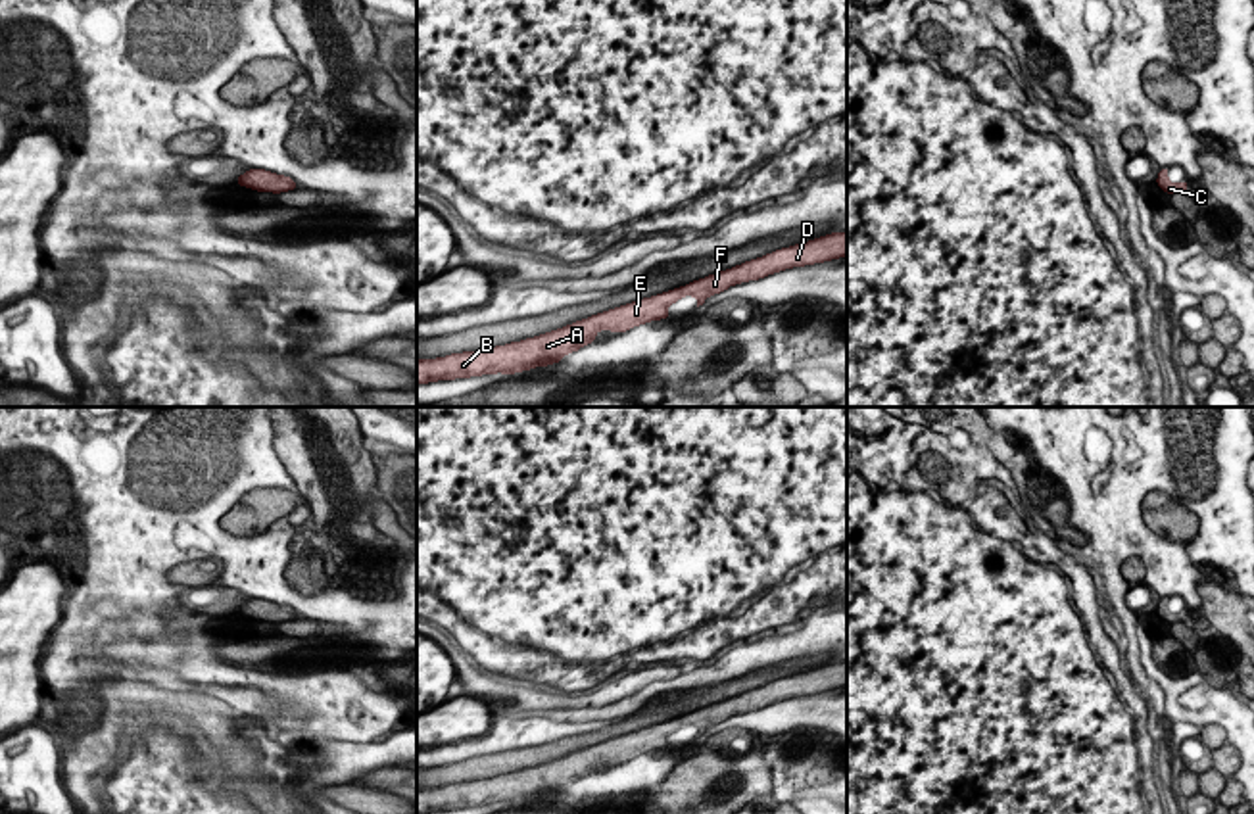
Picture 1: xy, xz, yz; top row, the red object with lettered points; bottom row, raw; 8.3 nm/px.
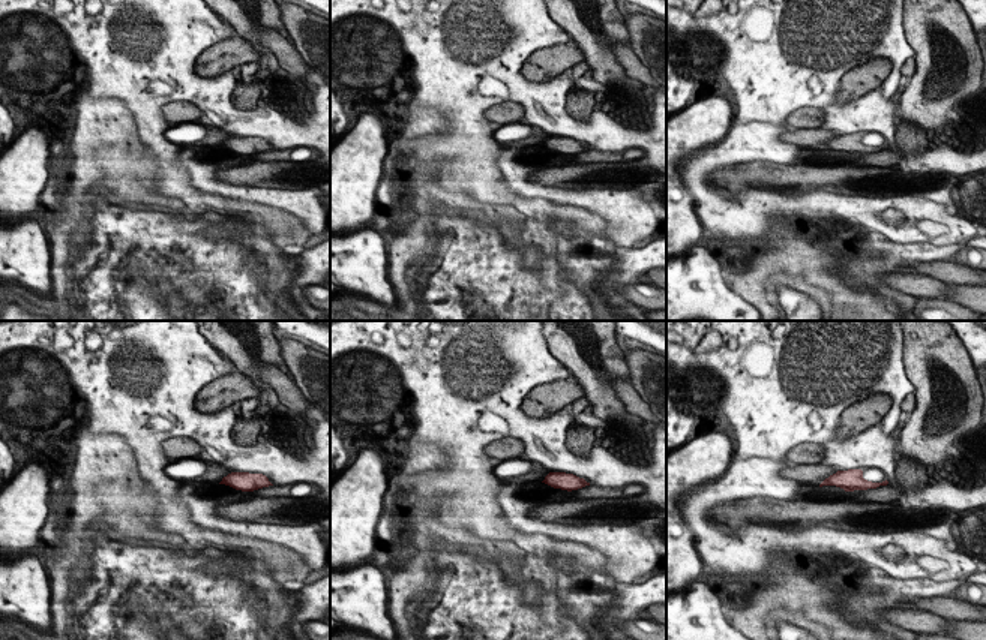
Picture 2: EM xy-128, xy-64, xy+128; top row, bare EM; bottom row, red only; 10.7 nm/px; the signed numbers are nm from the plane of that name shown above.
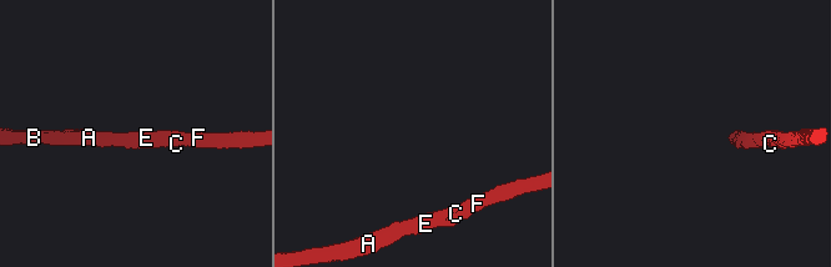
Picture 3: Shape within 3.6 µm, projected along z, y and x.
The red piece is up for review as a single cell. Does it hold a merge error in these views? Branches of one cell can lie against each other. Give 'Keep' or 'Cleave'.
Keep

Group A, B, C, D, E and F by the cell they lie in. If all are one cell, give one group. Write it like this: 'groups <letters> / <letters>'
groups A B C D E F

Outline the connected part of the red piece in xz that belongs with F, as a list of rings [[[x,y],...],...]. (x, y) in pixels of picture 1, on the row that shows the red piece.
[[[847,230],[832,232],[816,240],[776,250],[722,273],[693,280],[691,284],[591,315],[534,338],[436,359],[417,359],[417,384],[495,372],[515,374],[534,367],[547,367],[559,363],[567,353],[591,344],[599,330],[626,332],[643,323],[670,319],[666,307],[684,296],[693,296],[699,307],[709,296],[720,294],[734,284],[759,280],[793,267],[839,259],[843,255],[847,255]]]

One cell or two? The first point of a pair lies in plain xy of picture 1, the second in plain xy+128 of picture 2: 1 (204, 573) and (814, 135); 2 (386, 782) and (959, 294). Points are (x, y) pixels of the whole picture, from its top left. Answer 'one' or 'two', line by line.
1: two
2: two

